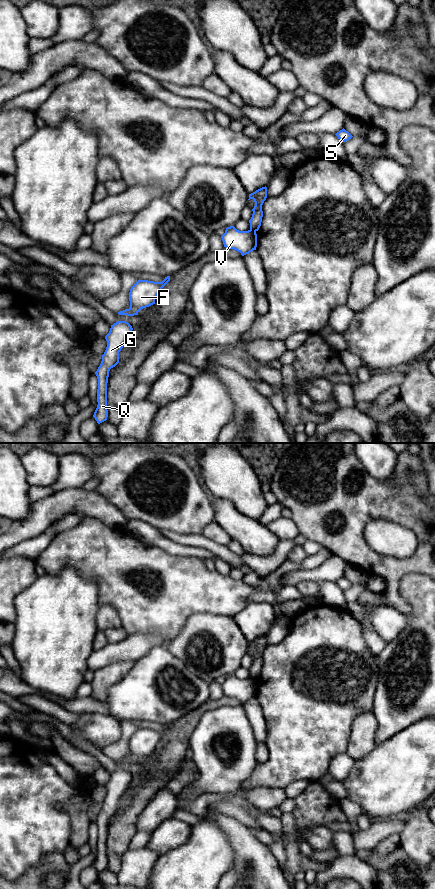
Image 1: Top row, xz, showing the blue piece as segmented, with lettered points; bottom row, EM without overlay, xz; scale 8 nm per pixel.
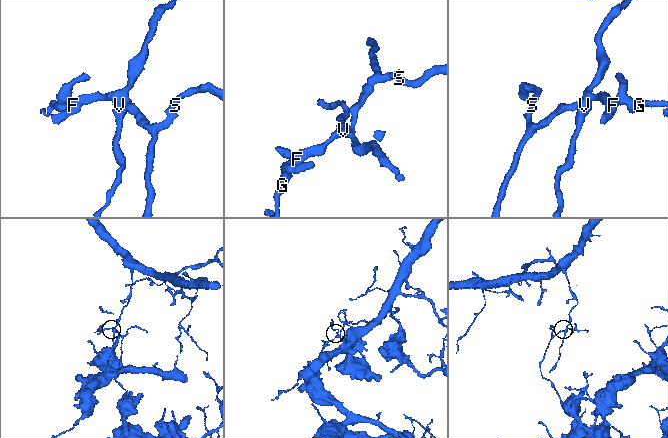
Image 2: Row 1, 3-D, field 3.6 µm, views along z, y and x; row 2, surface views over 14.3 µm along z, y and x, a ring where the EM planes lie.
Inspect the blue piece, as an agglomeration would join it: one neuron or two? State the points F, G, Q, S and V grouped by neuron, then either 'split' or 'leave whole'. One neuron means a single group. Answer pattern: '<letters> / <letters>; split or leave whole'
F G Q V / S; split

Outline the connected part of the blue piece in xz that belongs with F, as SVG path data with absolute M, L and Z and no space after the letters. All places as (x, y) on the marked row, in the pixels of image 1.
M170 276L165 277L162 282L138 280L130 289L130 308L118 312L119 315L134 316L146 307L155 304L155 299L162 288L170 281Z

